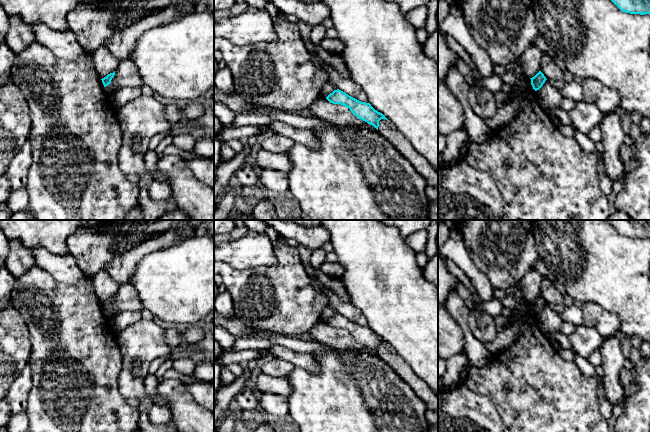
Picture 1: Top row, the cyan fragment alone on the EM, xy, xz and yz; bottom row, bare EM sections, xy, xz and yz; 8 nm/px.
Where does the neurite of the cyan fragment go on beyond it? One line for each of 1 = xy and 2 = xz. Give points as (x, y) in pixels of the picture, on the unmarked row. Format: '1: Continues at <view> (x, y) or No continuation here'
1: No continuation here
2: No continuation here

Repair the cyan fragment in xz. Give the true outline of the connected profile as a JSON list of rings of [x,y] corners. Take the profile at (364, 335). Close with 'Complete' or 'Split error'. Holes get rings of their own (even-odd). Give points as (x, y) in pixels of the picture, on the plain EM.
[[[337,313],[330,317],[326,323],[333,328],[340,328],[350,333],[358,342],[374,350],[377,354],[381,343],[388,344],[382,337],[375,334],[370,327],[361,326],[345,316]]]. Complete

